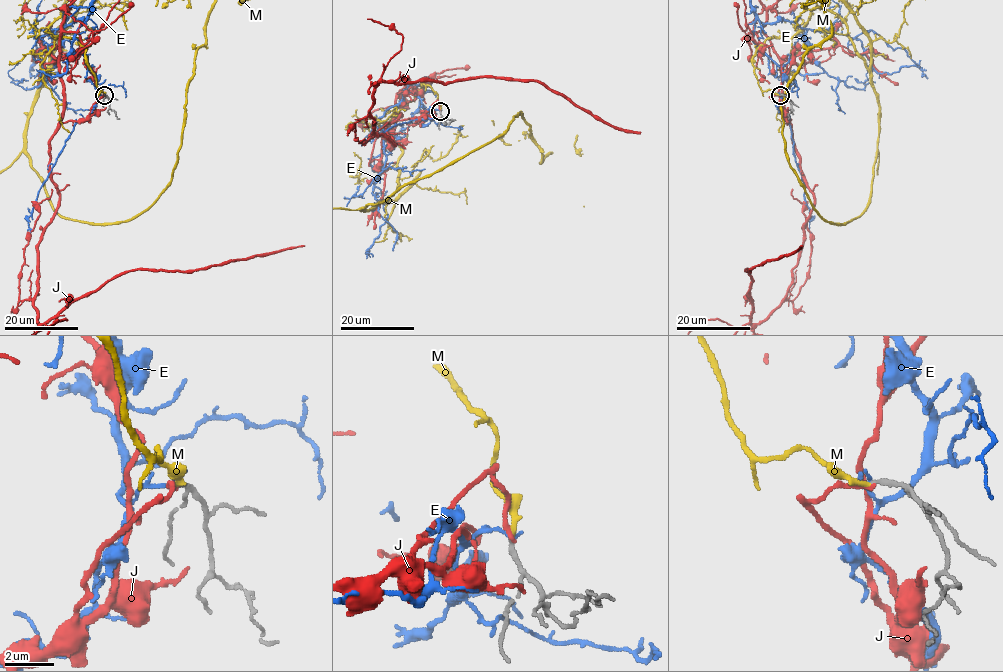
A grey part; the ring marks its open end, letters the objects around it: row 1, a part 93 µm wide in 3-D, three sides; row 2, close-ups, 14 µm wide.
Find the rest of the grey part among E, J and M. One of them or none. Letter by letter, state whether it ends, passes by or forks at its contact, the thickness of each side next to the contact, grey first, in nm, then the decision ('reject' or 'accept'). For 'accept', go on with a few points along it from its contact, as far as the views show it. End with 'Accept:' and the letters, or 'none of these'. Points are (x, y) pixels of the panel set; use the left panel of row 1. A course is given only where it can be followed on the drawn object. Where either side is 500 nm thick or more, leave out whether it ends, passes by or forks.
E: it ends | 220/140 nm | reject
J: it ends | 240/190 nm | reject
M: it ends | 220/200 nm | accept
Accept: M

